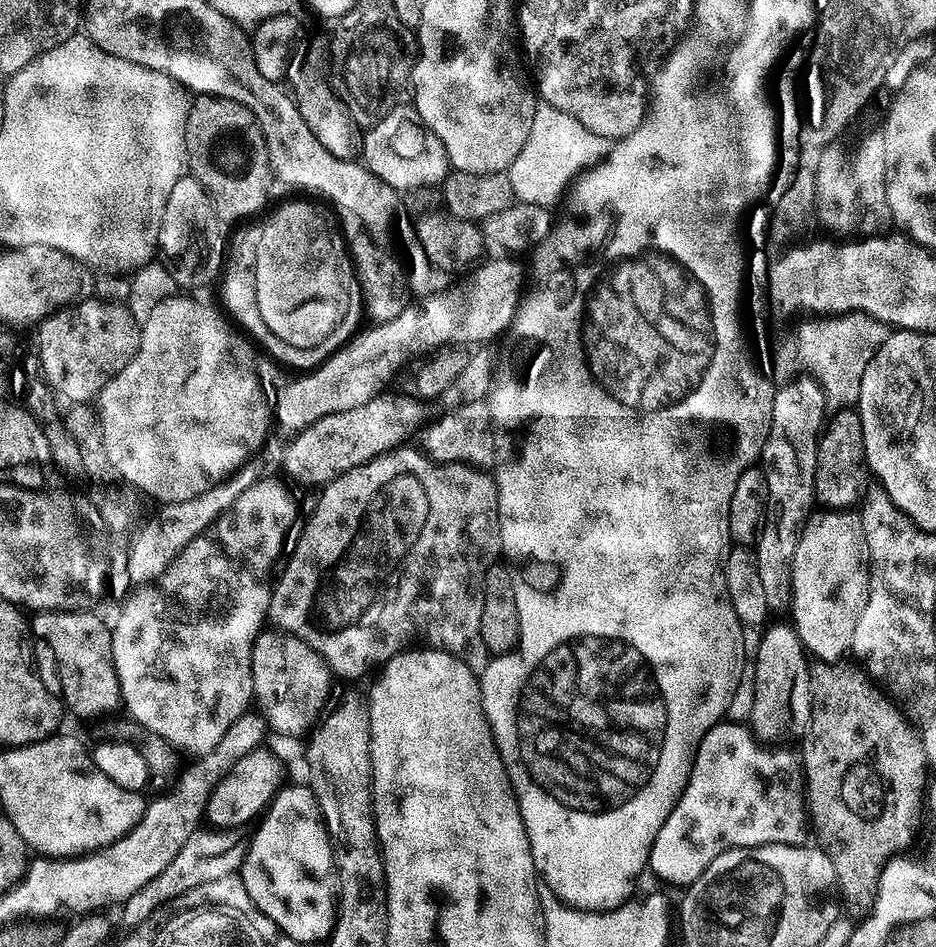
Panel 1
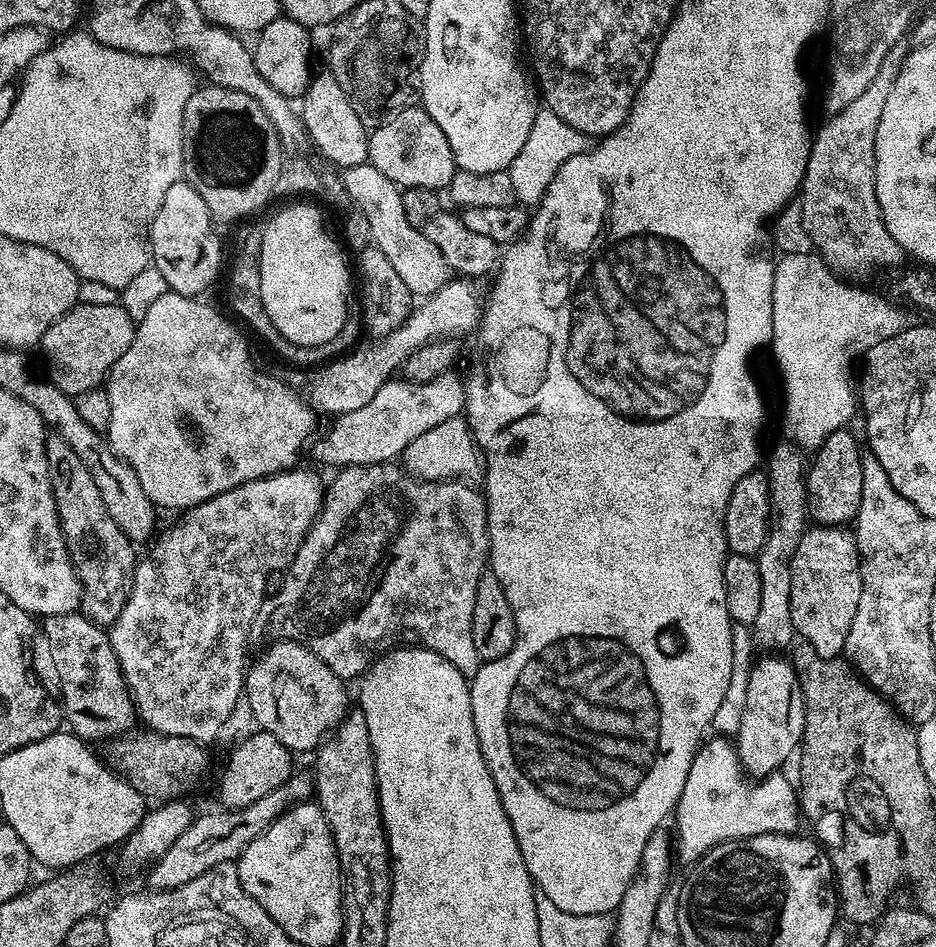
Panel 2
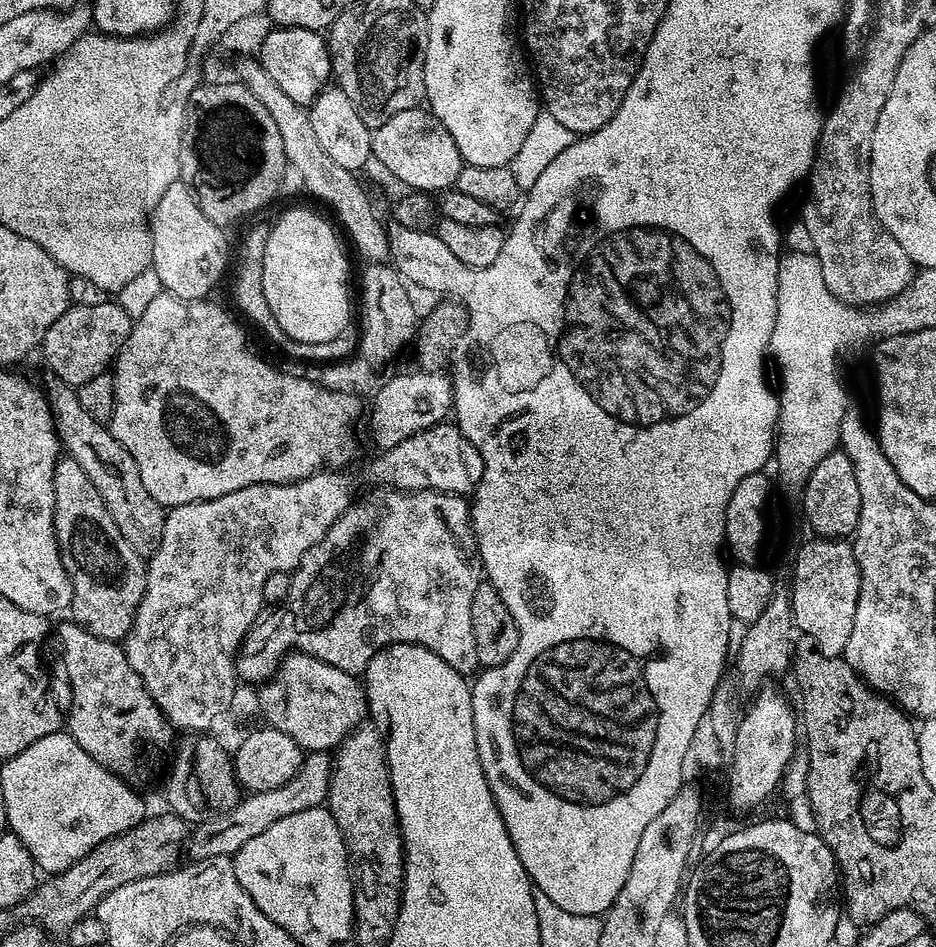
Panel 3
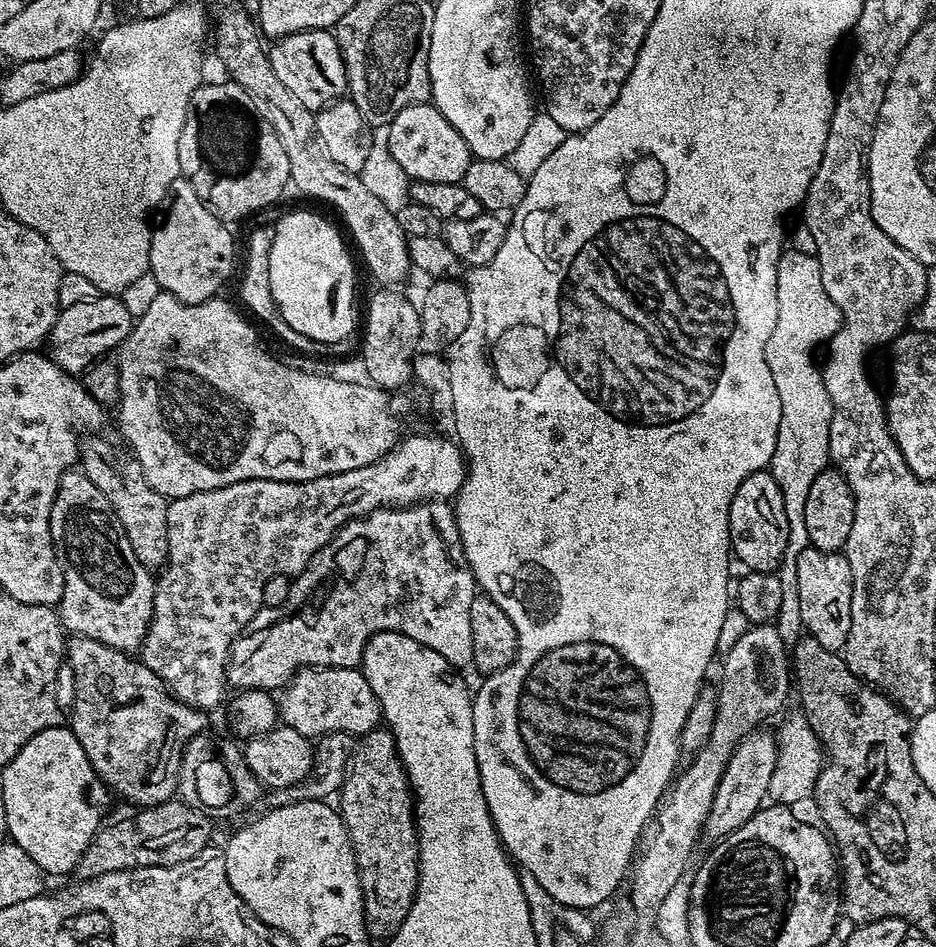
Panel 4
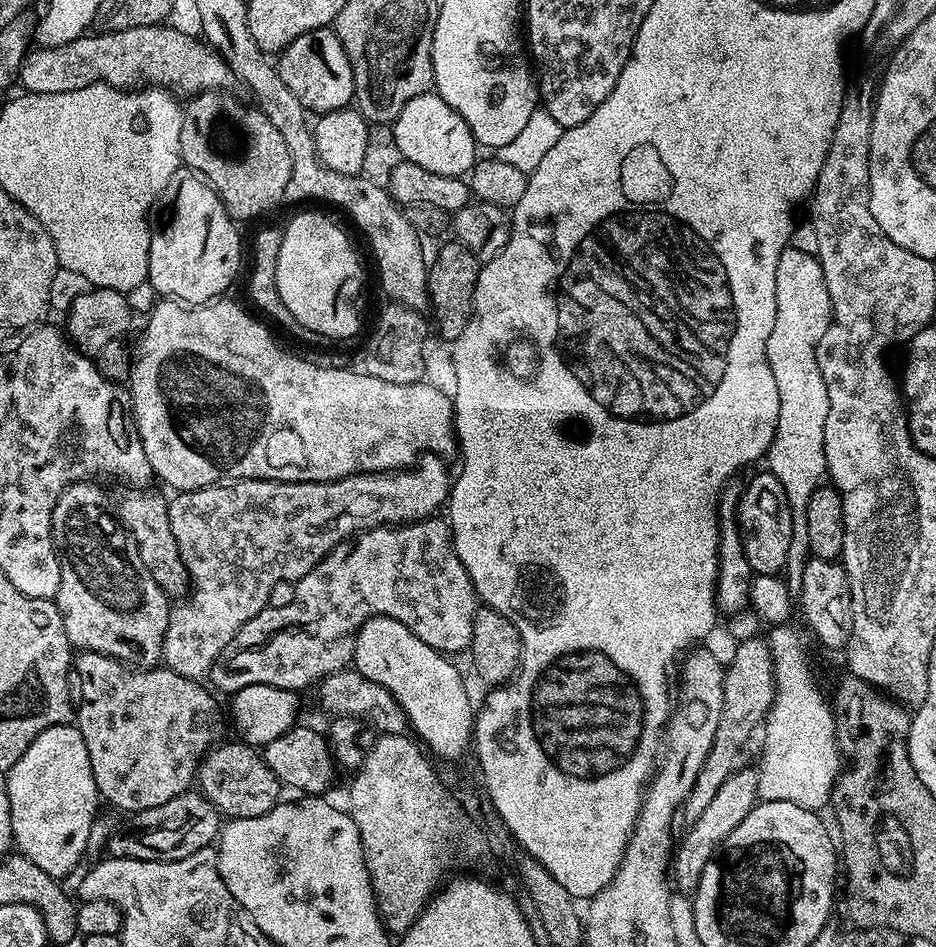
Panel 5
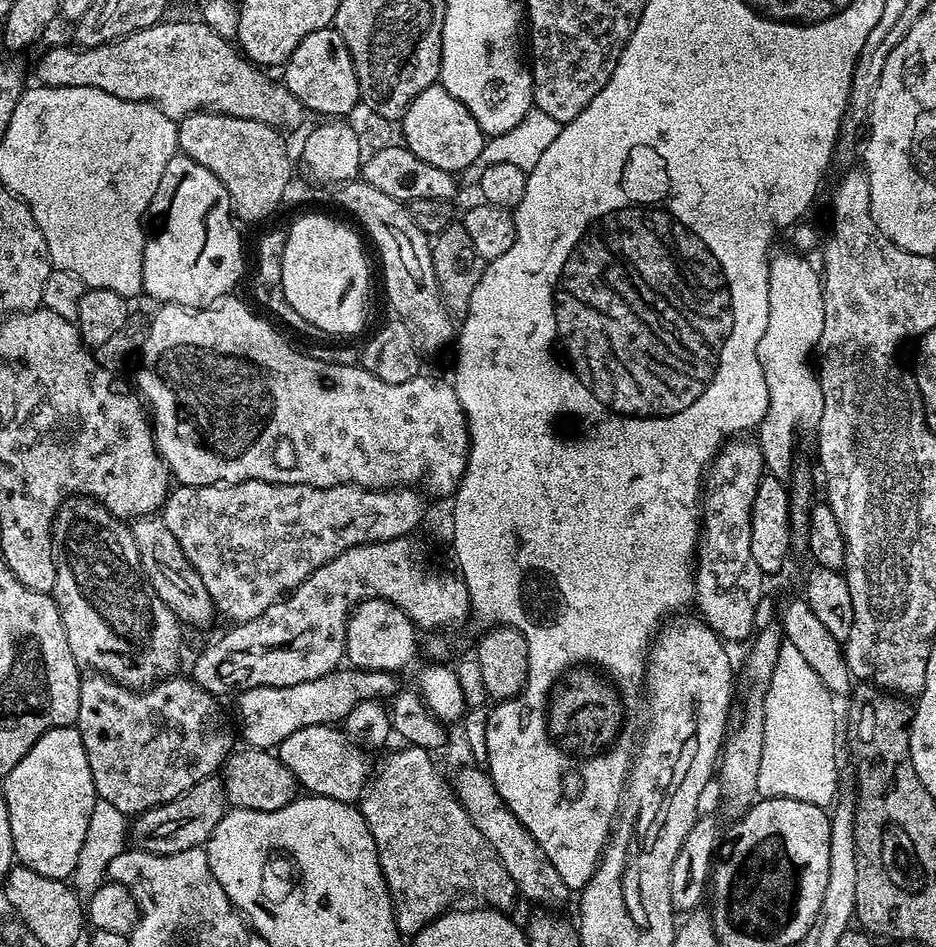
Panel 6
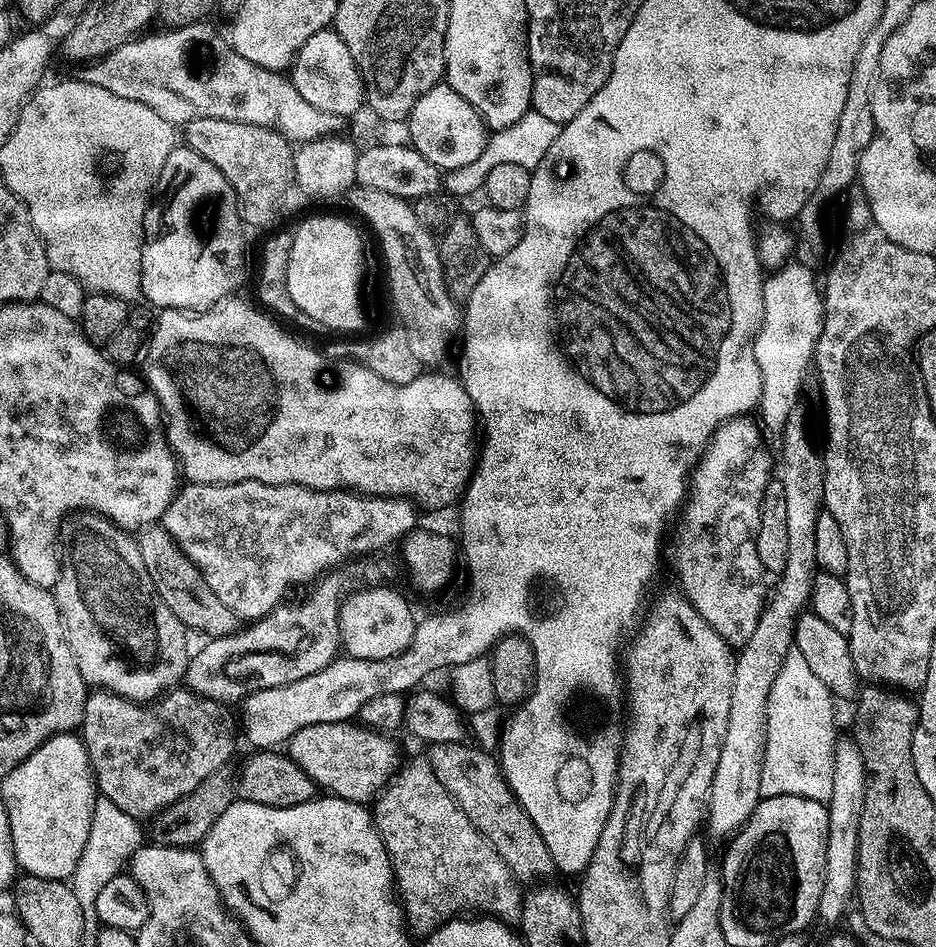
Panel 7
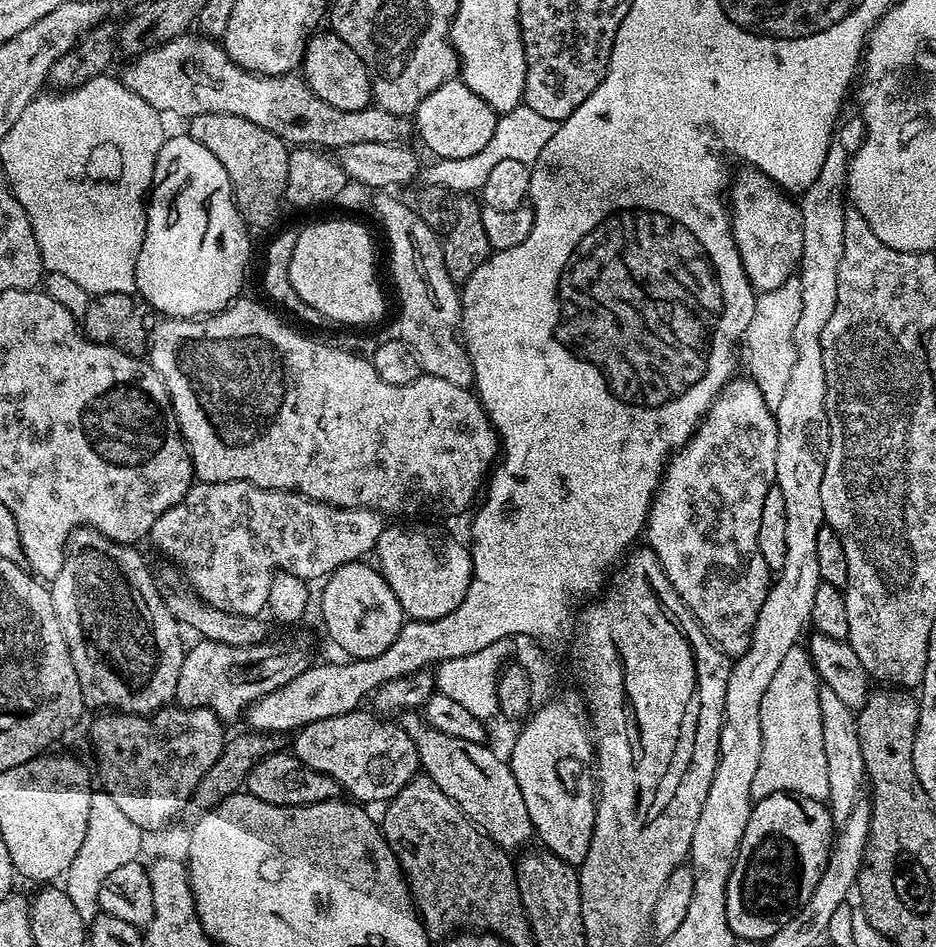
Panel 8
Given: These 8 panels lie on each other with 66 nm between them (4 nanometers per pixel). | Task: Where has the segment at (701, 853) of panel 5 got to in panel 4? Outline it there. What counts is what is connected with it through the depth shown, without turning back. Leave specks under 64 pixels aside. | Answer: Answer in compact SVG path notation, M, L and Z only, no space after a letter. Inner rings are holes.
M765 730L752 732L741 740L734 750L726 770L722 774L722 782L718 782L718 794L714 794L714 806L704 823L704 836L719 842L734 830L741 828L754 814L765 807L769 799L770 778L774 778L774 766L778 762L778 740Z

